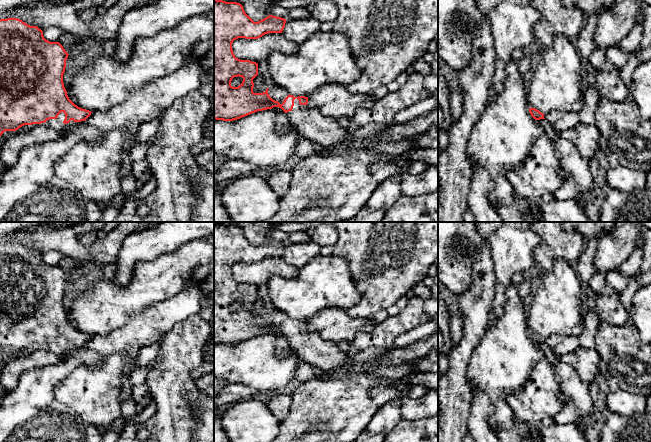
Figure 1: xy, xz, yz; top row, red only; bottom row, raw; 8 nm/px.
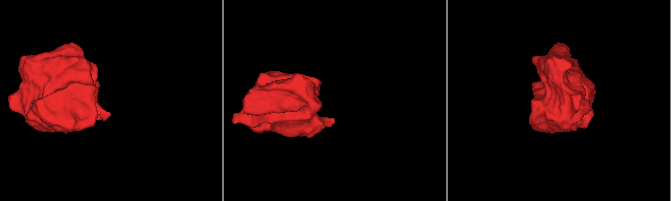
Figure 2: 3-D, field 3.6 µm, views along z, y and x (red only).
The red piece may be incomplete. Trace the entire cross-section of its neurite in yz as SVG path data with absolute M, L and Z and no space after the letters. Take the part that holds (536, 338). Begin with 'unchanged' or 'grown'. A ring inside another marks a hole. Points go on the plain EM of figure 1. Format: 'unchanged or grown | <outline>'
grown | M530 332L529 336L535 344L546 343L560 358L573 353L580 347L578 338L574 336L551 335L544 339L535 332Z

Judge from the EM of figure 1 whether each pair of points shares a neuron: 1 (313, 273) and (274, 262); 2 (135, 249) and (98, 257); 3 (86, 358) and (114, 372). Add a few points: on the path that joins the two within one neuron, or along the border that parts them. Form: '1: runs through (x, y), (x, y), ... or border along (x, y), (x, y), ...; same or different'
1: border along (299, 268), (293, 278), (275, 274); different
2: border along (120, 248), (117, 258), (113, 263); different
3: border along (104, 358), (99, 363), (80, 364), (73, 369); different

